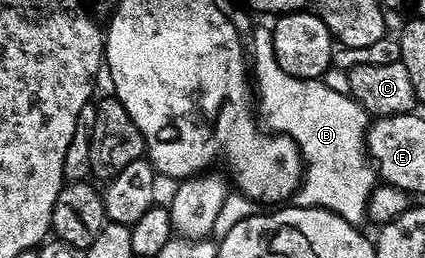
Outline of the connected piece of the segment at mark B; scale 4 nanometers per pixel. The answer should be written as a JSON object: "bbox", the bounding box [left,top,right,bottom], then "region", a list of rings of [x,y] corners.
{"bbox":[250,26,378,224],"region":[[[253,26],[250,38],[252,38],[250,67],[254,72],[255,86],[256,83],[260,86],[260,95],[258,91],[259,118],[269,132],[289,135],[300,146],[300,157],[304,161],[304,174],[294,196],[295,206],[324,207],[327,211],[332,211],[350,223],[363,224],[363,219],[365,221],[369,218],[370,200],[378,183],[378,176],[366,150],[366,136],[370,122],[368,112],[351,95],[334,93],[334,90],[328,89],[327,85],[319,79],[299,79],[290,77],[290,73],[283,71],[274,57],[271,26]]]}

